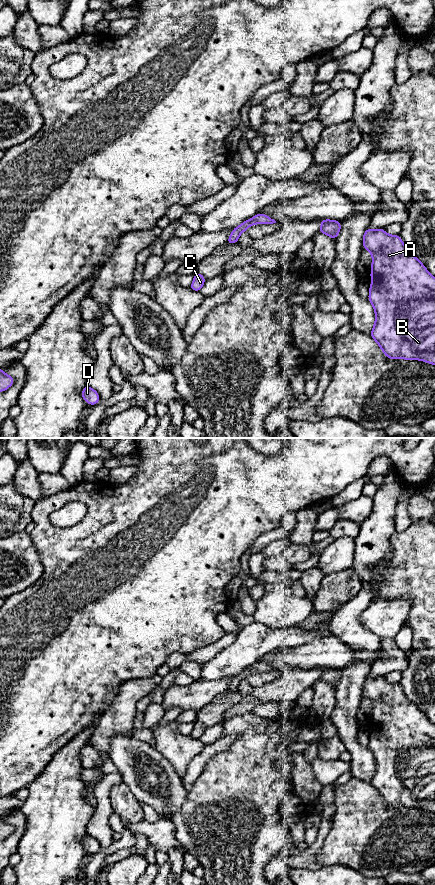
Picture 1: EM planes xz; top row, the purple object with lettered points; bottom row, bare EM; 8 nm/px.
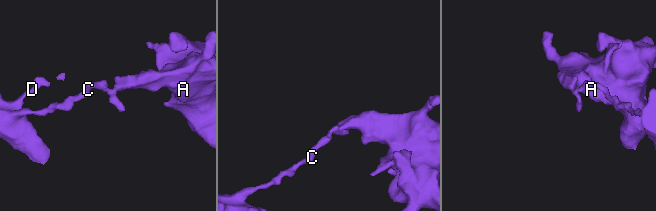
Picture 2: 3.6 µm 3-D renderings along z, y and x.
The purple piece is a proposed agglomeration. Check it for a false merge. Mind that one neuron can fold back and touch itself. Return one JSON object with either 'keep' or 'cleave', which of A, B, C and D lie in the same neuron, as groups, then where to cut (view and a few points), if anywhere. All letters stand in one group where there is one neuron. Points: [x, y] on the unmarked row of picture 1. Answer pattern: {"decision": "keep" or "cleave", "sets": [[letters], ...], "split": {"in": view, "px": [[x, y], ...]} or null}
{"decision": "cleave", "sets": [["A", "B"], ["C", "D"]], "split": {"in": "xz", "px": [[252, 666], [256, 671]]}}

